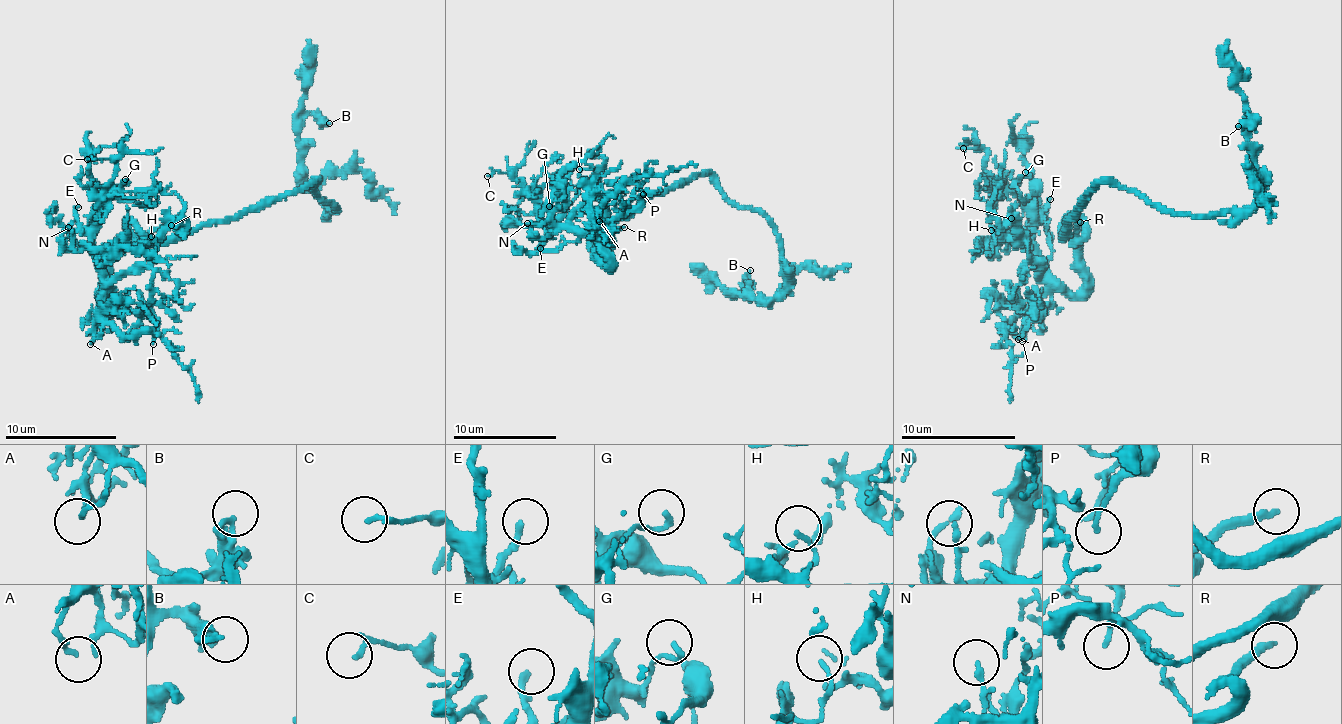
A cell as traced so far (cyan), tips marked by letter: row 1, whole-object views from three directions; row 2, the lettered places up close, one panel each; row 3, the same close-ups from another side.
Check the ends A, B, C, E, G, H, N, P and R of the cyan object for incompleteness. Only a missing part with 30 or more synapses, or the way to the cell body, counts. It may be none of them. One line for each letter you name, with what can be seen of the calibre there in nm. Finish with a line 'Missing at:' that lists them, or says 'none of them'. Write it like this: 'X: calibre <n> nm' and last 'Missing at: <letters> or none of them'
R: calibre 200 nm
Missing at: R

